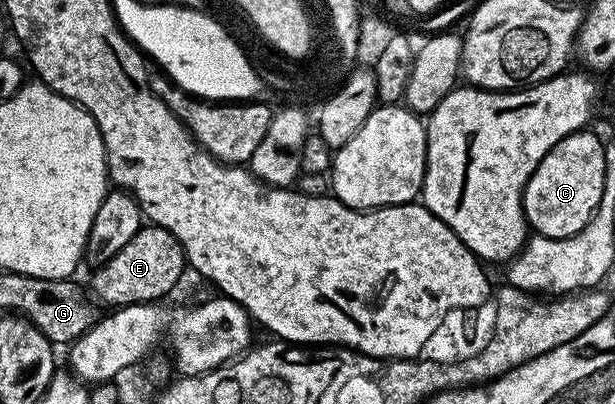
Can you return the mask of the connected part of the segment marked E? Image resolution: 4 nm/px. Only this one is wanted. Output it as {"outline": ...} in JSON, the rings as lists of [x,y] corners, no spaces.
{"outline":[[[149,223],[137,232],[135,239],[131,239],[127,247],[123,247],[123,251],[119,251],[119,255],[112,257],[94,273],[97,274],[93,277],[92,296],[102,306],[144,305],[165,299],[180,283],[181,276],[187,273],[187,262],[185,252],[175,235],[171,235],[163,227]]]}

